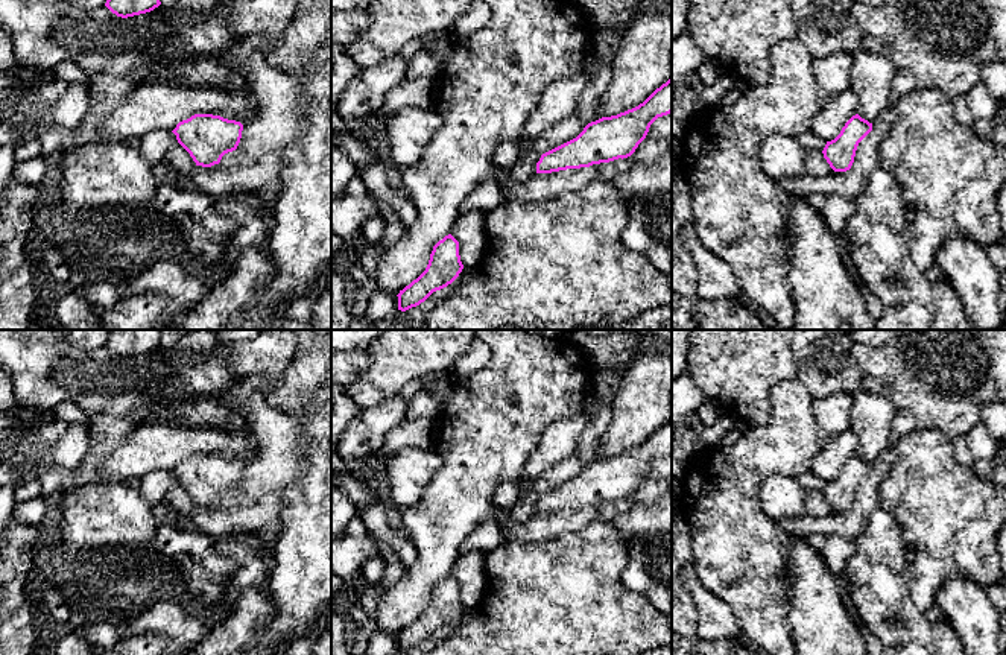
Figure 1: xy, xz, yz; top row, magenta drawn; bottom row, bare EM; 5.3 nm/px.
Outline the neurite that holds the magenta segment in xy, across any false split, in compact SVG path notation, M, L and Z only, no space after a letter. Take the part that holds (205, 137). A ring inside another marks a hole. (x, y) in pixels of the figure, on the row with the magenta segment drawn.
M195 114L172 131L196 166L211 167L237 149L243 125L213 114Z

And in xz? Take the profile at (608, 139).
M672 78L638 106L588 123L573 140L546 152L536 173L590 167L631 157L646 138L650 125L672 112Z

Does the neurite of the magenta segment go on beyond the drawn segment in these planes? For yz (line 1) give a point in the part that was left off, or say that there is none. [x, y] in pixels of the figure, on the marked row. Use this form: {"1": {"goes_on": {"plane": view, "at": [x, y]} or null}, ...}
{"1": {"goes_on": null}}

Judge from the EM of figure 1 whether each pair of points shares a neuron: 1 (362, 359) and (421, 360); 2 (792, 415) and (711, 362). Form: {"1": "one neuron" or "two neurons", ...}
{"1": "two neurons", "2": "two neurons"}

